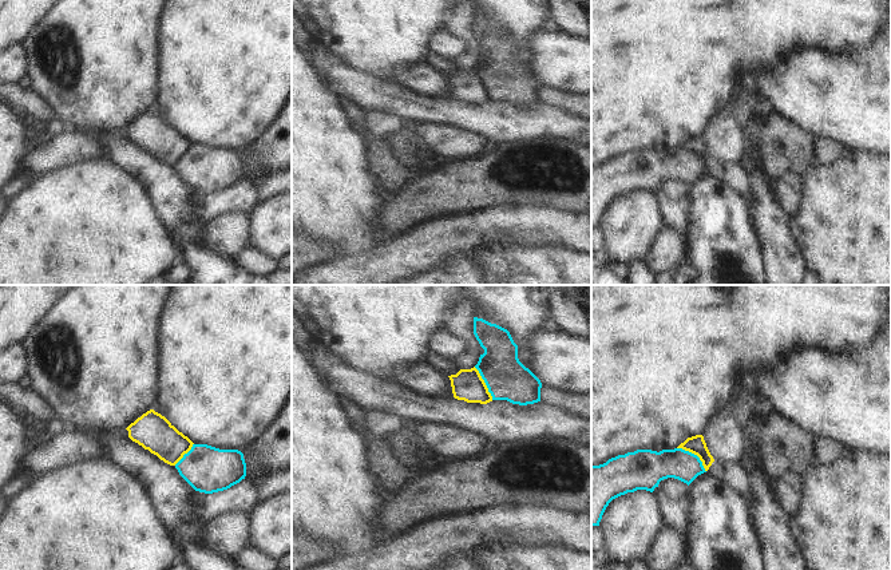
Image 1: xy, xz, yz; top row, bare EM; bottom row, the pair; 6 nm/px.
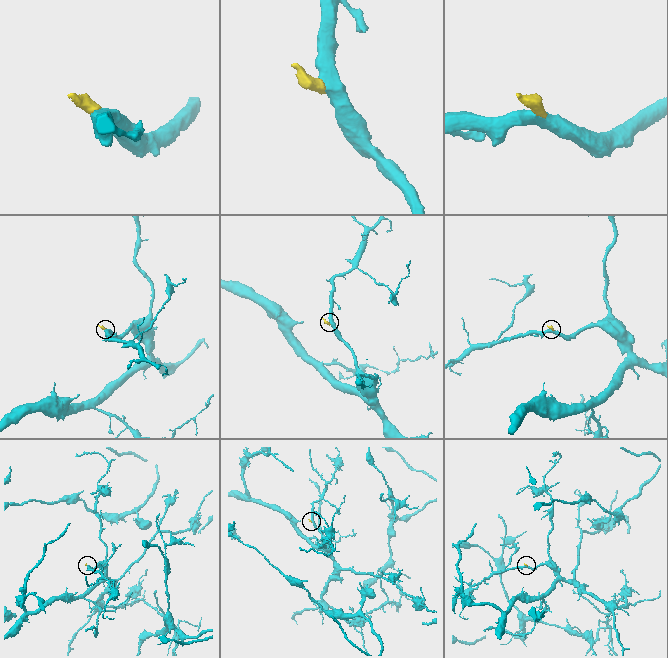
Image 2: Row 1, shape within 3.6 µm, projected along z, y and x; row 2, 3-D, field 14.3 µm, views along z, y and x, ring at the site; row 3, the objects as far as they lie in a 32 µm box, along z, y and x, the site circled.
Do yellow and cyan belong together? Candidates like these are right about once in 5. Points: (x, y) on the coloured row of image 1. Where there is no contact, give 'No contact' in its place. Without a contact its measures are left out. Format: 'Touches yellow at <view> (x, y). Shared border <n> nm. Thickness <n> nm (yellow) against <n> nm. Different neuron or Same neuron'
Touches yellow at yz (695, 454). Shared border 220 nm. Thickness 110 nm (yellow) against 180 nm. Different neuron

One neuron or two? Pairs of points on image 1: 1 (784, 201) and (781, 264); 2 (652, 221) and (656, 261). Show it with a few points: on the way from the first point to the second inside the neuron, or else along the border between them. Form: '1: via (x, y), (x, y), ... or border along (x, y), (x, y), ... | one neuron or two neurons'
1: border along (777, 202), (788, 217) | two neurons
2: border along (664, 226), (641, 260) | two neurons

